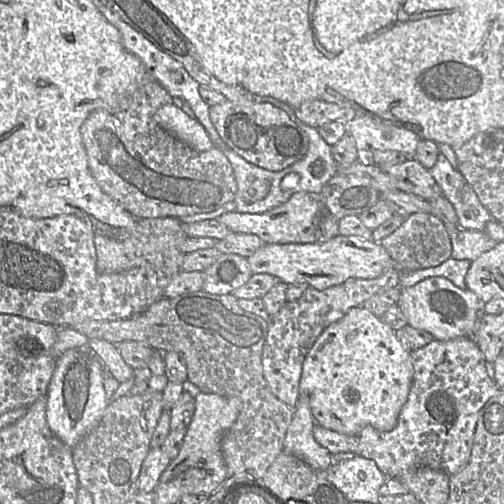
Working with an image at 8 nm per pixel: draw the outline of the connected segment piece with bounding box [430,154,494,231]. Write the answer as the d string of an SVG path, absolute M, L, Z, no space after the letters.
M439 154L430 173L440 186L443 195L453 205L461 229L484 231L487 223L494 220L472 187L444 155Z

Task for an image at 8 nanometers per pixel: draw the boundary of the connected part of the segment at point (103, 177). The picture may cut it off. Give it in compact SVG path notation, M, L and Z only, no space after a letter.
M146 81L121 102L118 111L96 109L81 126L89 169L104 193L137 218L177 218L217 210L234 201L237 183L232 165L218 148L197 151L154 121L155 112L172 101L157 81Z

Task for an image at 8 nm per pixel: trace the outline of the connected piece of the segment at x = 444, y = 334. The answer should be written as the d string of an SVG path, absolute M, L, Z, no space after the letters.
M431 277L400 289L398 305L408 325L431 333L434 339L447 341L473 336L484 304L474 292L460 289L444 277Z

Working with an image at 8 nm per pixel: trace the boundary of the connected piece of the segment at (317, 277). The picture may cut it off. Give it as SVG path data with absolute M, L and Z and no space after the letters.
M338 235L326 242L305 244L263 244L247 258L252 274L270 274L292 285L307 283L318 290L339 285L350 279L374 279L394 266L387 250L380 242L355 236Z

